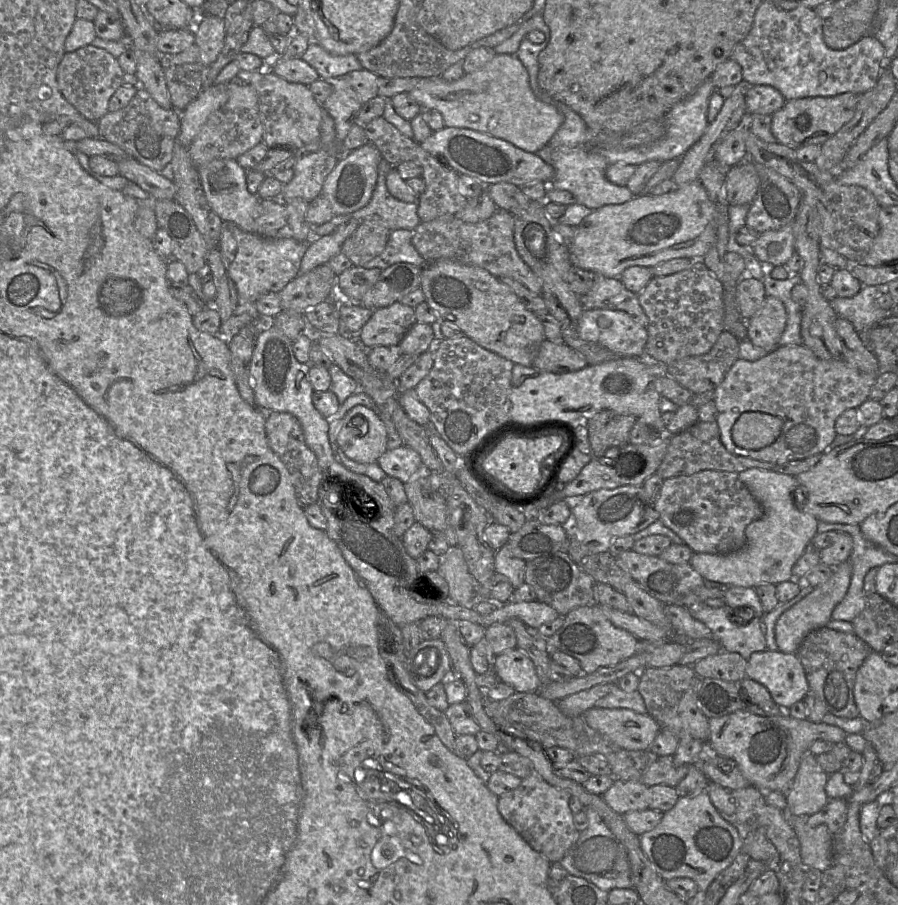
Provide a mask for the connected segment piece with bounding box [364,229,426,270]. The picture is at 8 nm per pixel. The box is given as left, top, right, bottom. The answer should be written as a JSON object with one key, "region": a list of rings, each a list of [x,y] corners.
{"region":[[[397,229],[391,232],[383,253],[365,263],[364,268],[384,270],[396,263],[411,263],[422,268],[426,262],[412,243],[414,231]]]}

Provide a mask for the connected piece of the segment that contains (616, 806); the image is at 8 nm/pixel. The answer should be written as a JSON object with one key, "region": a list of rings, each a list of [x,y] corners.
{"region":[[[614,779],[611,787],[601,796],[613,811],[624,815],[648,808],[647,790],[648,786],[640,782]]]}

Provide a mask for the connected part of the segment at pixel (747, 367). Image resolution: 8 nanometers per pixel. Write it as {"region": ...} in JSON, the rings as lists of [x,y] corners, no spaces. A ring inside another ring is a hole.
{"region":[[[803,344],[779,345],[756,361],[739,358],[732,365],[722,383],[713,390],[713,402],[718,411],[716,423],[720,430],[720,440],[727,451],[732,454],[770,462],[775,465],[790,460],[807,458],[817,453],[824,453],[837,435],[835,431],[837,418],[845,410],[858,408],[869,399],[869,393],[876,382],[876,377],[877,375],[860,372],[843,359],[822,360]],[[748,411],[768,413],[783,420],[781,433],[771,445],[760,450],[747,450],[738,447],[733,442],[731,437],[732,427],[738,417]]]}

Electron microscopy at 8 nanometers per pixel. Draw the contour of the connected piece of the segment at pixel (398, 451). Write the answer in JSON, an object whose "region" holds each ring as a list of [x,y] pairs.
{"region":[[[406,445],[387,450],[377,464],[388,476],[399,479],[403,484],[425,471],[419,453]]]}

